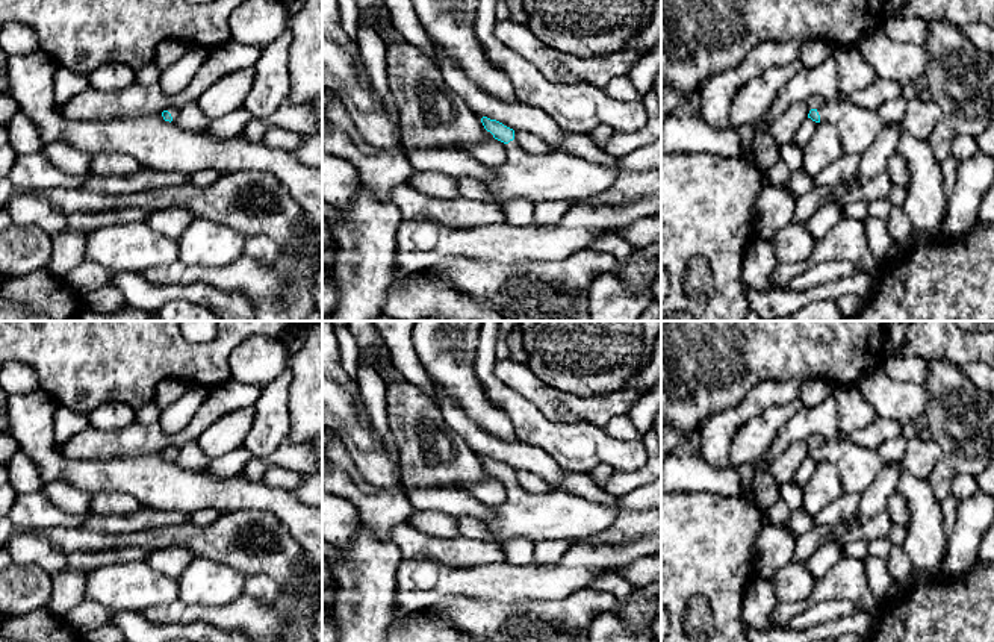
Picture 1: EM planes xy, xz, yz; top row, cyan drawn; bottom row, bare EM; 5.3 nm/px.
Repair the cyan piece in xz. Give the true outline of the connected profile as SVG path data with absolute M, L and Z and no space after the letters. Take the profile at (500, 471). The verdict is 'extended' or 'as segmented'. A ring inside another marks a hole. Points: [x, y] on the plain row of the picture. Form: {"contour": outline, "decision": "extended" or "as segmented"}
{"contour": "M487 456L481 462L495 478L505 483L508 498L495 506L495 516L486 525L502 541L525 538L534 542L554 539L586 539L608 531L617 519L620 510L646 512L661 509L661 478L640 486L625 495L616 497L614 504L604 504L573 495L563 489L551 489L545 494L530 494L514 478L514 469Z", "decision": "extended"}

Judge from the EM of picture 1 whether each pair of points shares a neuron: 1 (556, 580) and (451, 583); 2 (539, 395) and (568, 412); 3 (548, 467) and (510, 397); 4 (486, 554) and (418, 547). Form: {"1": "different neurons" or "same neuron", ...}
{"1": "same neuron", "2": "same neuron", "3": "different neurons", "4": "same neuron"}

